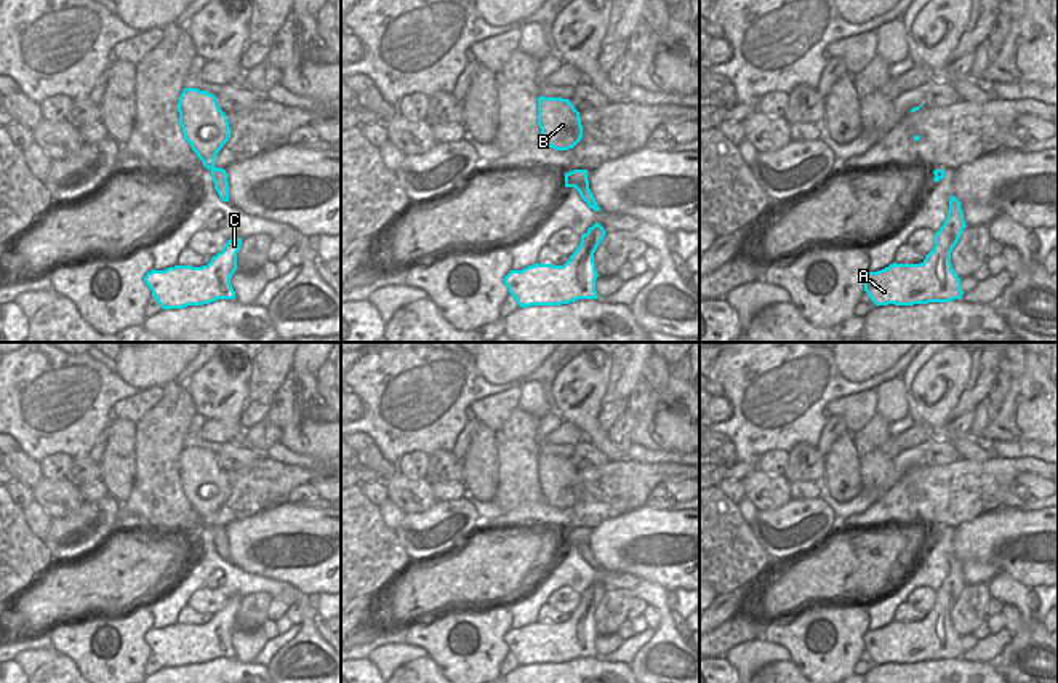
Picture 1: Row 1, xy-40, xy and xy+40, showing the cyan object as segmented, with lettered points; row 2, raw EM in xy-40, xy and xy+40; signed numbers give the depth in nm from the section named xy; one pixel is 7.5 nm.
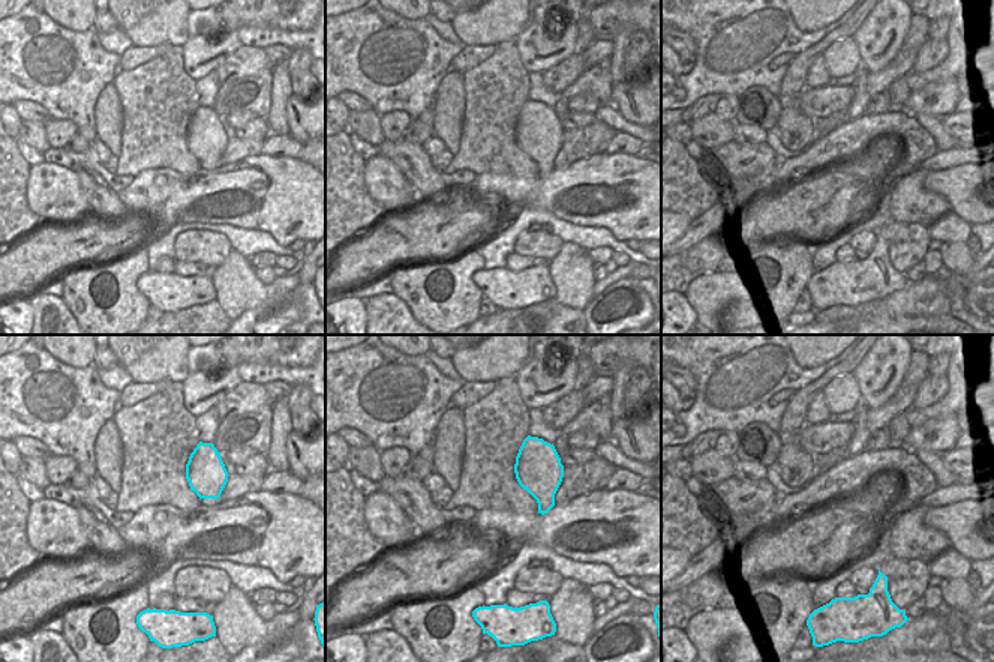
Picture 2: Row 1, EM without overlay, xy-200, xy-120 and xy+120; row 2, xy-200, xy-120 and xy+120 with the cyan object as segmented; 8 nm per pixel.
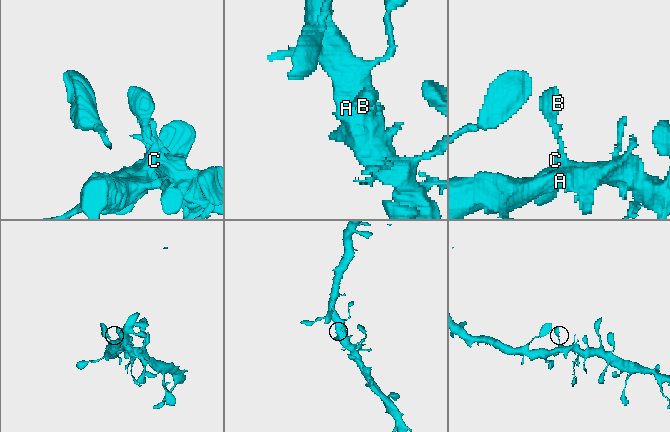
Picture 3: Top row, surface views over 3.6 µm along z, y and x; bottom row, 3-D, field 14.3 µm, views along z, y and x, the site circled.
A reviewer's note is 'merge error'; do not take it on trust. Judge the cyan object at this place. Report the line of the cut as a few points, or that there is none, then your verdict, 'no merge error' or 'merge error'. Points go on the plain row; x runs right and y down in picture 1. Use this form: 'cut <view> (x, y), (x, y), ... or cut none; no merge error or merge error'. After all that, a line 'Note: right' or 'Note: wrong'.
cut none; no merge error
Note: wrong

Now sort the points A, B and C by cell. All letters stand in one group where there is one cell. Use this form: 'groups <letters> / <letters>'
groups A B C

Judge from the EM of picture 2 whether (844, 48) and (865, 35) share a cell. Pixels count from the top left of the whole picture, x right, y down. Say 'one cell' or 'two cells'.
two cells

